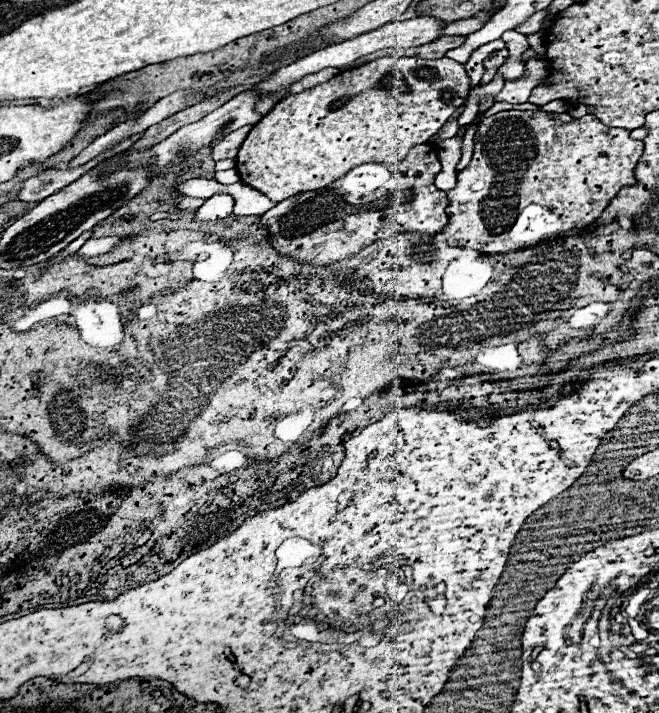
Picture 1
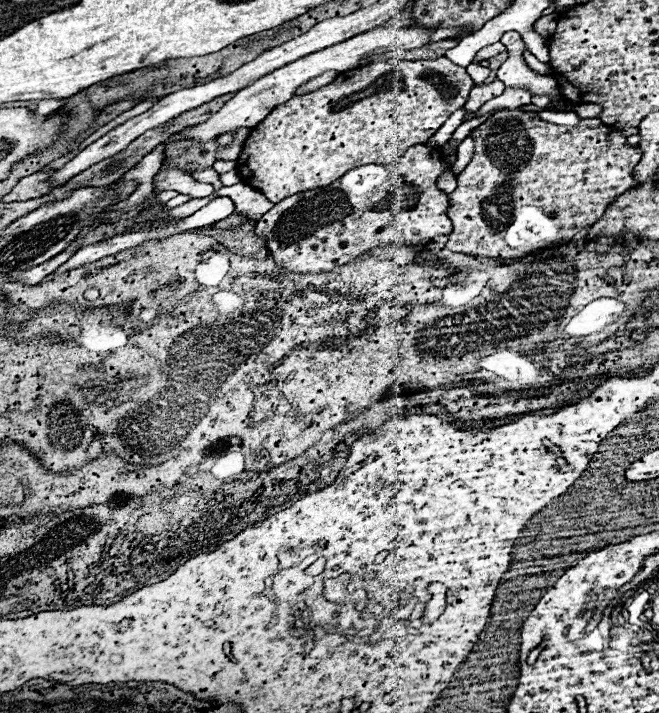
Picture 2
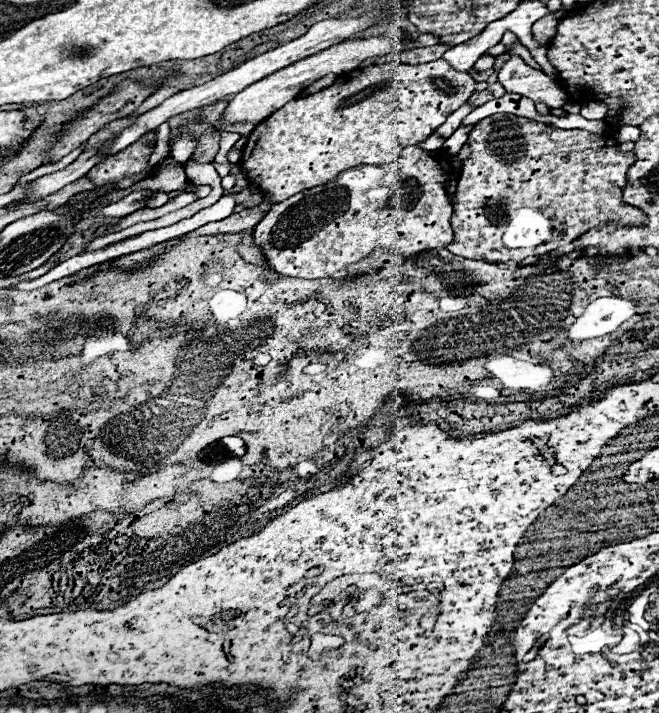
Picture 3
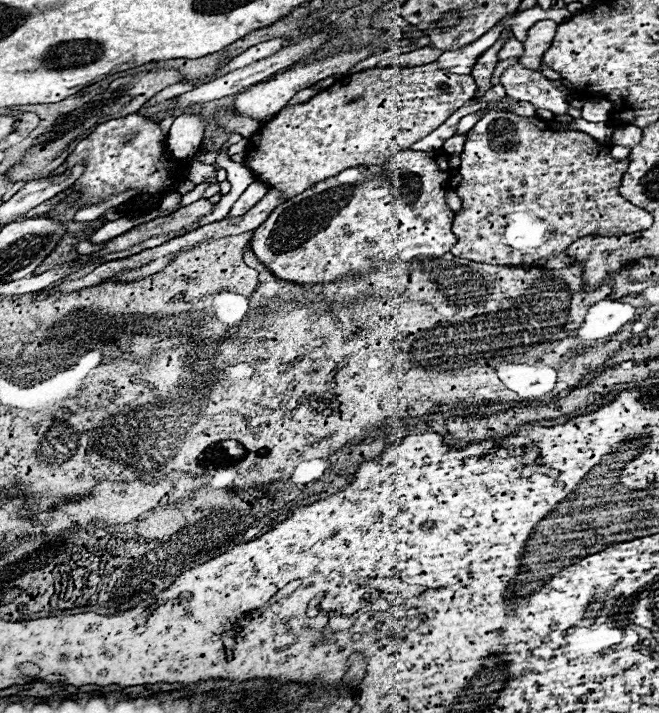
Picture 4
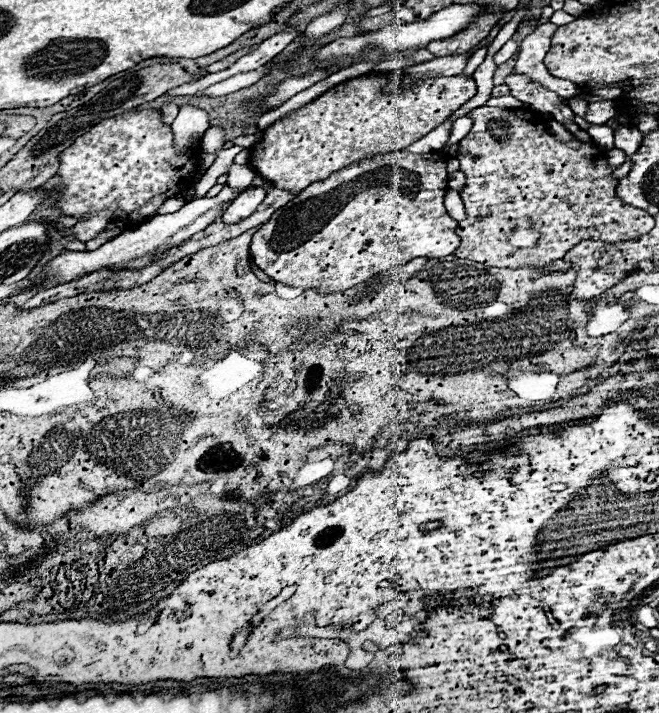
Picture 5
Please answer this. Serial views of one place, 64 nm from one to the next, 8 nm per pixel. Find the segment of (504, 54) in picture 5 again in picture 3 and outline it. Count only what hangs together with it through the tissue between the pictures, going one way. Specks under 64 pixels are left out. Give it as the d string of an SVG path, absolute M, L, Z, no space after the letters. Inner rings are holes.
M516 44L512 48L507 48L506 53L510 55L517 55L521 57L528 65L537 70L541 70L540 66L536 63L529 50L521 44Z

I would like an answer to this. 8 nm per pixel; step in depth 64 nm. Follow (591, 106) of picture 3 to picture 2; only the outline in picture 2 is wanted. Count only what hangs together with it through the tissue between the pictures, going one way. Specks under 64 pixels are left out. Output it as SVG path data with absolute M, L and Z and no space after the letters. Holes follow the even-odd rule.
M580 104L576 112L578 112L580 118L600 118L602 106L596 106L596 104Z

